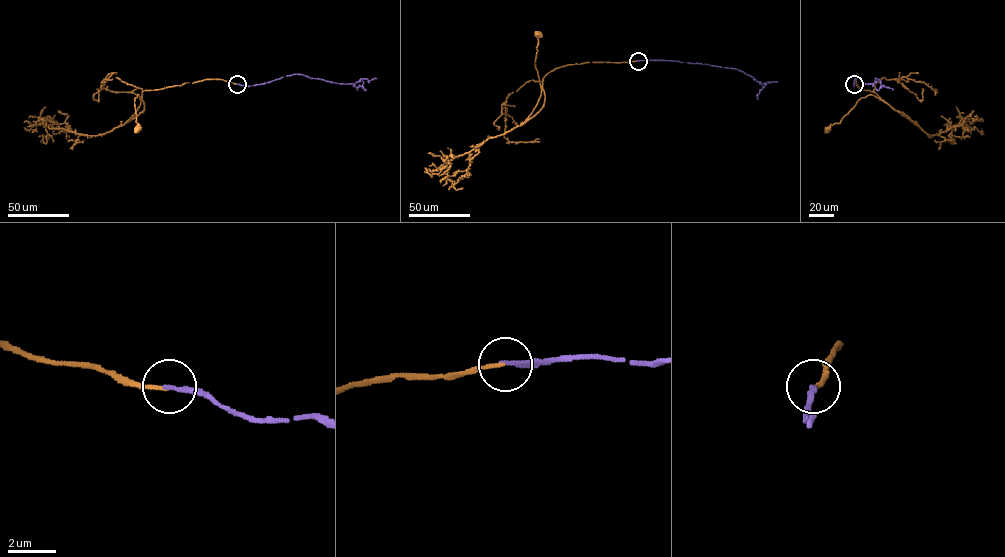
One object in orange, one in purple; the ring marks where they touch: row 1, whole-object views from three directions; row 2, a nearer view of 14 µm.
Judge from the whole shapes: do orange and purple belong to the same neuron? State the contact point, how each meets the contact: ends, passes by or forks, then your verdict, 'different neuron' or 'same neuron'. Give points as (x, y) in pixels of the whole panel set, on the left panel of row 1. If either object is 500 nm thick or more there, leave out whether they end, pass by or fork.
at (237, 84); orange ends there; purple ends there; different neuron

